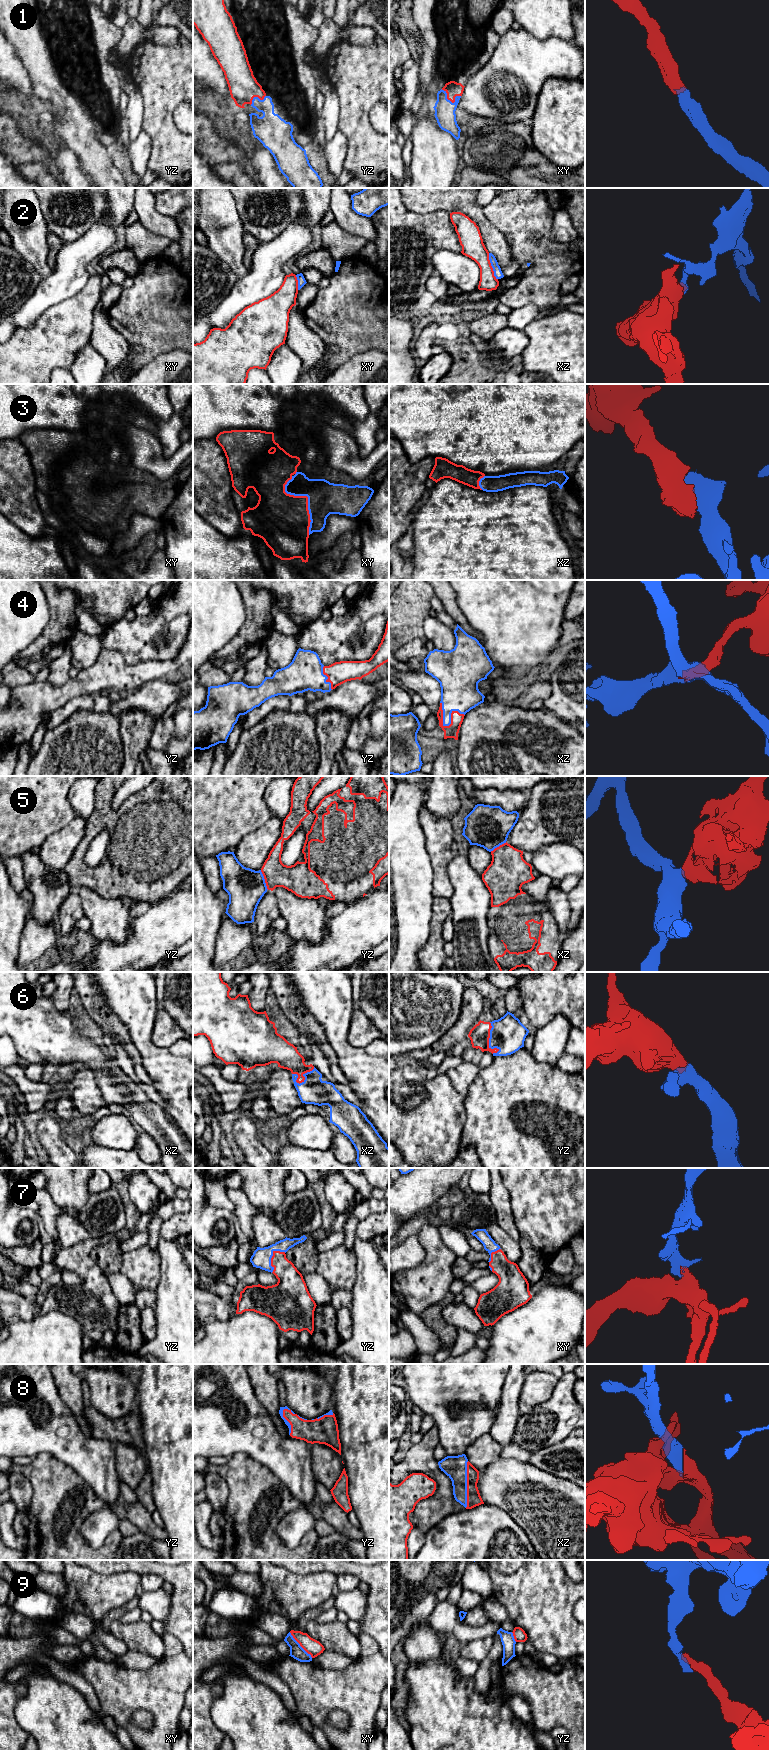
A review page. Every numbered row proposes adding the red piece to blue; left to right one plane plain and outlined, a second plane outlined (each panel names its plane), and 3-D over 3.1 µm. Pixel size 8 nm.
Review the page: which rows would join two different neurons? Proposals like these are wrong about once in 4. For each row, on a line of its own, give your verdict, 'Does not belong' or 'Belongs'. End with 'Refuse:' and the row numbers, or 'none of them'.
1: Belongs
2: Does not belong
3: Belongs
4: Belongs
5: Does not belong
6: Belongs
7: Belongs
8: Belongs
9: Does not belong
Refuse: 2, 5, 9

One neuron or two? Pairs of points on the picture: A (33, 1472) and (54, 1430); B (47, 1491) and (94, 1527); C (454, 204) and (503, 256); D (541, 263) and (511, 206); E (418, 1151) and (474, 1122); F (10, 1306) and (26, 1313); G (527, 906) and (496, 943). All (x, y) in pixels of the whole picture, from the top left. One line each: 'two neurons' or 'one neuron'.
A: two neurons
B: two neurons
C: one neuron
D: one neuron
E: two neurons
F: one neuron
G: one neuron

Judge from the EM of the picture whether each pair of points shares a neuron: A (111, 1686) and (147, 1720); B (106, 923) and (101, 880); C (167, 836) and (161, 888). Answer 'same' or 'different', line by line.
A: different
B: different
C: same

